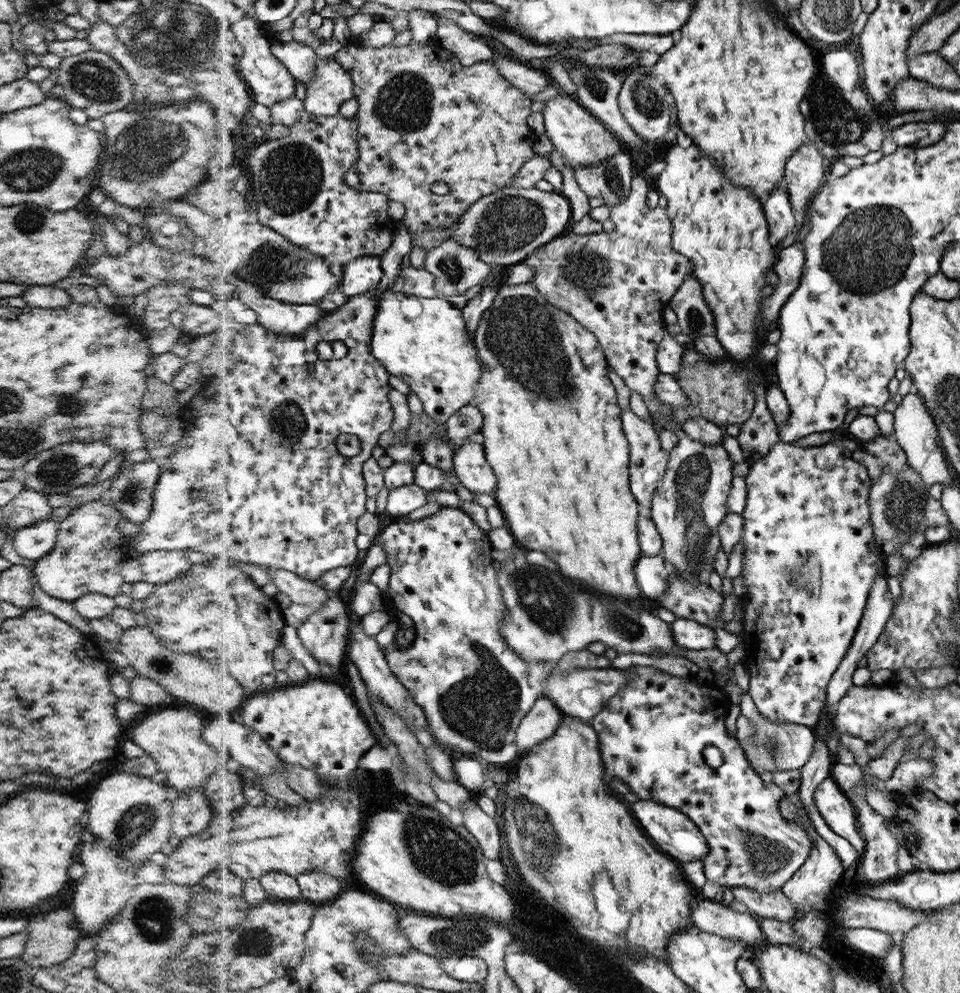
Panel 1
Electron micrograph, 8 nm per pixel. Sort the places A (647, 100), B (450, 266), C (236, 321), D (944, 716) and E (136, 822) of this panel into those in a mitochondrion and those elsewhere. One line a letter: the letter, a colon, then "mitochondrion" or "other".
A: mitochondrion
B: mitochondrion
C: other
D: other
E: mitochondrion

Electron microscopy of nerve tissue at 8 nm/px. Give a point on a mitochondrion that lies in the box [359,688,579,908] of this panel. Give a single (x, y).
(440, 851)

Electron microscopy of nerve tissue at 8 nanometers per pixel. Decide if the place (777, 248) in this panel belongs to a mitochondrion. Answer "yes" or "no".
no

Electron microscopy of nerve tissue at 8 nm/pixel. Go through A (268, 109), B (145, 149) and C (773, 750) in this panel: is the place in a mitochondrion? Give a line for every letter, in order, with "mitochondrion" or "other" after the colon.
A: other
B: mitochondrion
C: mitochondrion

